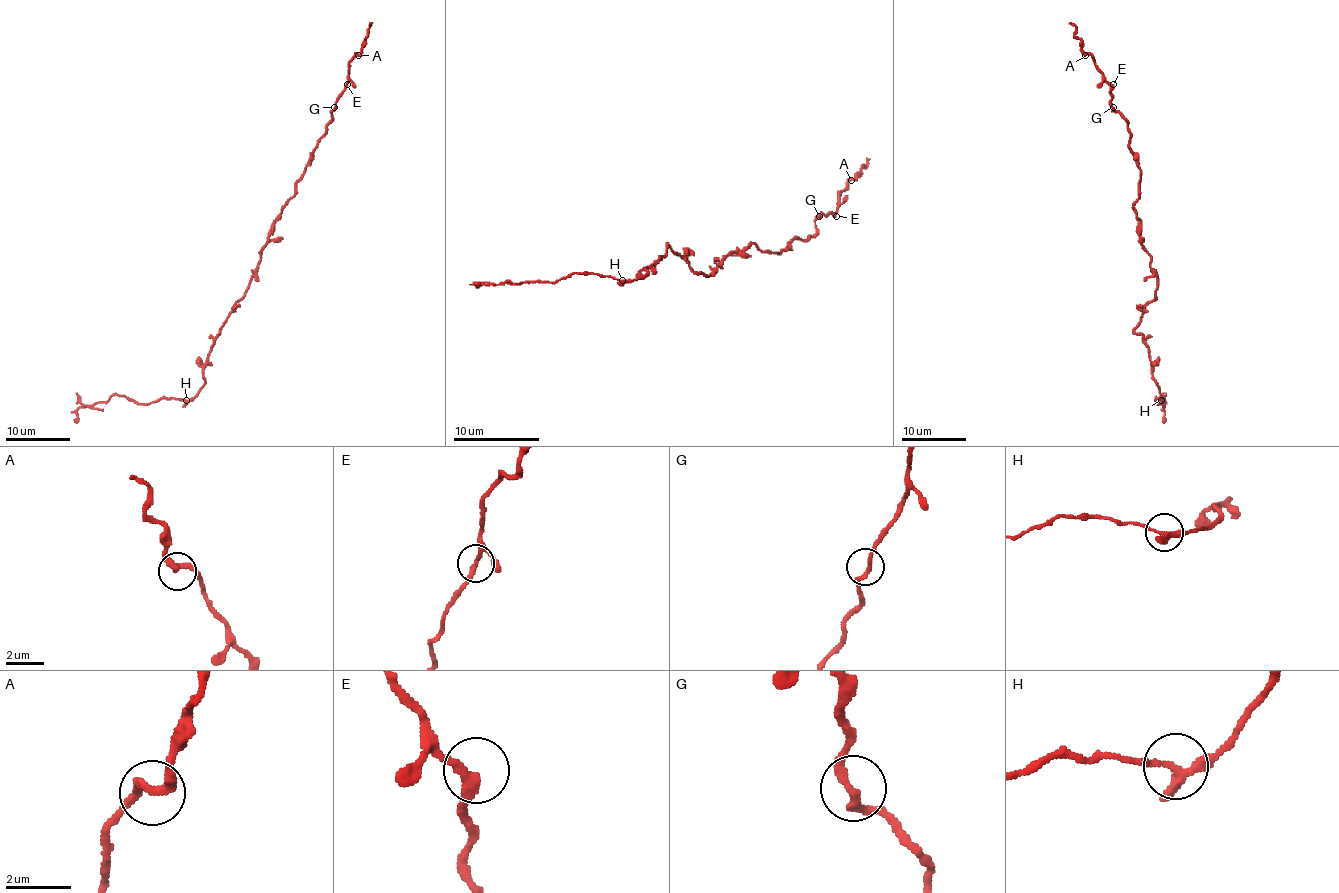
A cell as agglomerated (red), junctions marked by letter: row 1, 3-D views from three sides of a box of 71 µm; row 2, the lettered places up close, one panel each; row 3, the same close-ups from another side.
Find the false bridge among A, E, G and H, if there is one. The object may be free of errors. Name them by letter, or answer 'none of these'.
H

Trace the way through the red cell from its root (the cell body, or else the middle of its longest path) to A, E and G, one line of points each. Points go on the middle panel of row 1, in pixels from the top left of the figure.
A: (718, 265), (748, 244), (780, 253), (795, 238), (806, 240), (816, 231), (814, 220), (836, 210), (851, 180)
E: (718, 265), (748, 244), (780, 253), (795, 238), (812, 235), (821, 214), (836, 216)
G: (718, 265), (748, 244), (780, 253), (795, 238), (806, 240), (812, 235), (819, 216)

